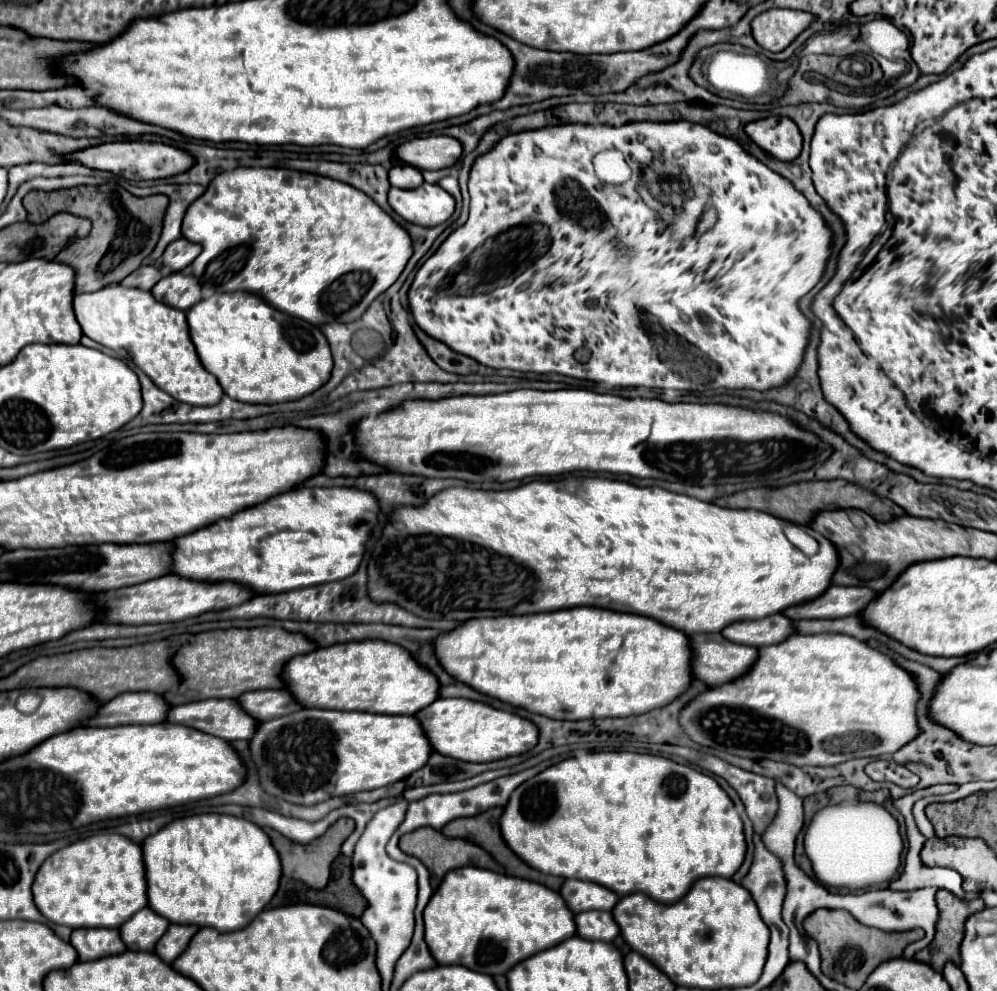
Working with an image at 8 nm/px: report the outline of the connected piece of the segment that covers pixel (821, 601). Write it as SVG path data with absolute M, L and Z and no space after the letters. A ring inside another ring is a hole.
M829 587L819 599L795 607L795 611L783 611L789 619L837 619L847 615L859 615L859 611L875 597L877 593L869 587Z

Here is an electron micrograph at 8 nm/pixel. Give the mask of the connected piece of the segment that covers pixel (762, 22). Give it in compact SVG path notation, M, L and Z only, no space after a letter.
M771 9L751 21L753 39L767 51L783 51L815 17L793 9Z

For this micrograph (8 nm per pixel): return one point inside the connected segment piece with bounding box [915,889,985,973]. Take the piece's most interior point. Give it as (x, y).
(953, 912)

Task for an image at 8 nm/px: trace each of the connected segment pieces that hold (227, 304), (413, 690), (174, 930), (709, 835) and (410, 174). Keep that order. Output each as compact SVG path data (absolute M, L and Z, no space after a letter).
M247 291L235 293L215 293L209 299L199 301L187 311L187 321L191 327L191 339L197 347L197 355L205 369L213 373L223 391L231 399L243 403L283 403L311 395L321 385L327 383L333 369L333 357L329 343L319 327L277 311L263 299Z
M357 641L315 649L291 659L287 671L283 671L283 679L287 679L285 689L291 691L303 707L315 709L415 715L439 697L437 679L417 665L403 647L385 641Z
M171 925L167 929L167 935L163 935L163 939L157 943L155 947L155 955L161 953L161 959L165 963L173 963L185 949L187 943L191 941L191 935L195 935L199 927L197 925Z
M611 751L611 753L587 753L581 757L571 757L565 759L553 767L547 767L545 771L541 771L539 775L527 779L527 783L519 785L513 793L509 803L505 805L507 809L503 811L501 819L499 819L499 827L501 827L501 835L507 843L507 847L521 859L525 861L529 867L539 869L547 875L557 875L557 877L573 877L573 879L587 879L593 883L599 883L603 887L609 887L611 891L615 891L619 897L629 895L629 893L643 893L651 899L655 899L657 903L677 903L687 891L689 887L701 879L701 877L727 877L731 879L733 873L741 867L743 857L745 857L745 835L743 835L743 823L731 803L731 799L727 797L727 793L719 787L719 783L701 773L695 771L687 765L679 765L671 759L659 757L659 755L643 755L643 753L631 753L631 751Z
M395 165L389 171L389 181L391 181L393 187L399 187L399 189L415 189L423 183L423 175L415 167Z

